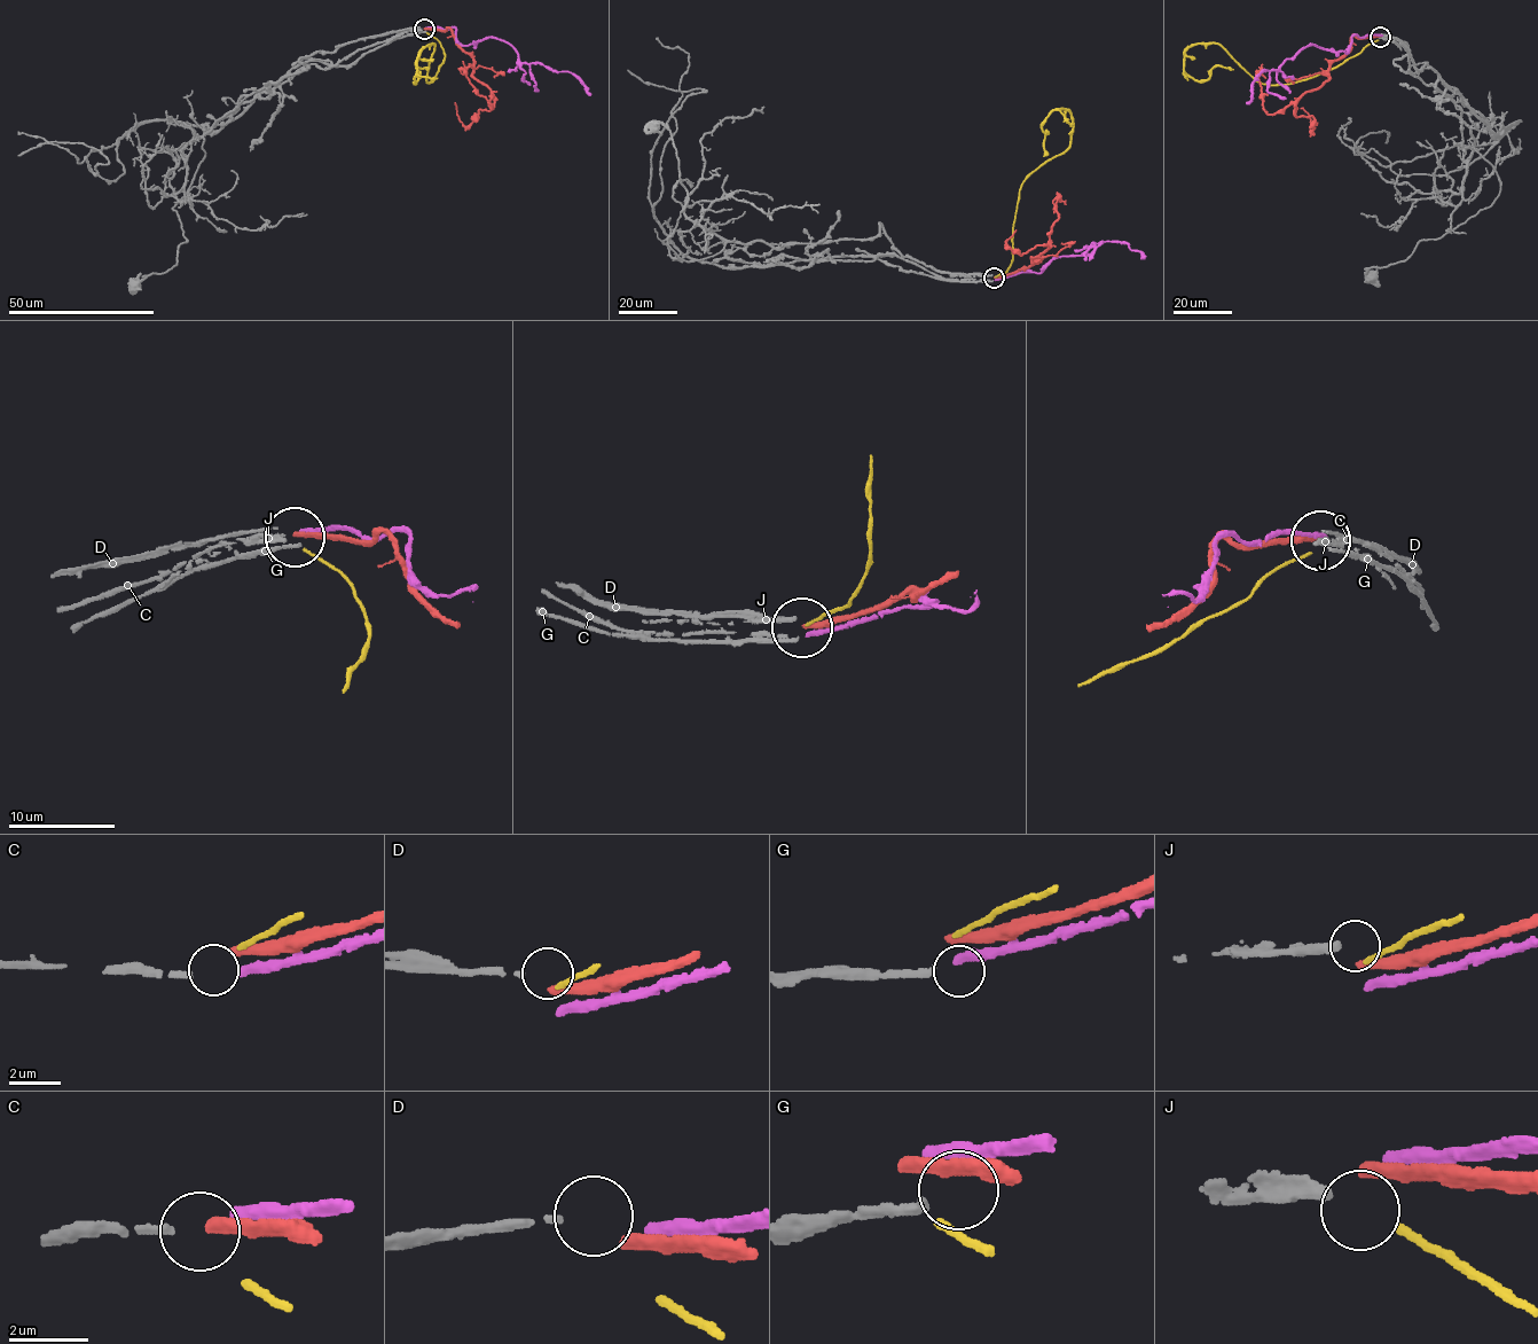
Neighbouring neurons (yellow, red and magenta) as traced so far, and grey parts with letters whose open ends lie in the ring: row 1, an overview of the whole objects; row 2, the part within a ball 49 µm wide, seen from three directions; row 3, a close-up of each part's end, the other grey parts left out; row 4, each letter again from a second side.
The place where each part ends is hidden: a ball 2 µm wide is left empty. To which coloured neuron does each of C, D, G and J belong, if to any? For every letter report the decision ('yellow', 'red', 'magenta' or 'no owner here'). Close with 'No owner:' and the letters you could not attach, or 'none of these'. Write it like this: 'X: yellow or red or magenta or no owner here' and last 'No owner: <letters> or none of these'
C: magenta
D: no owner here
G: no owner here
J: no owner here
No owner: D, G, J

